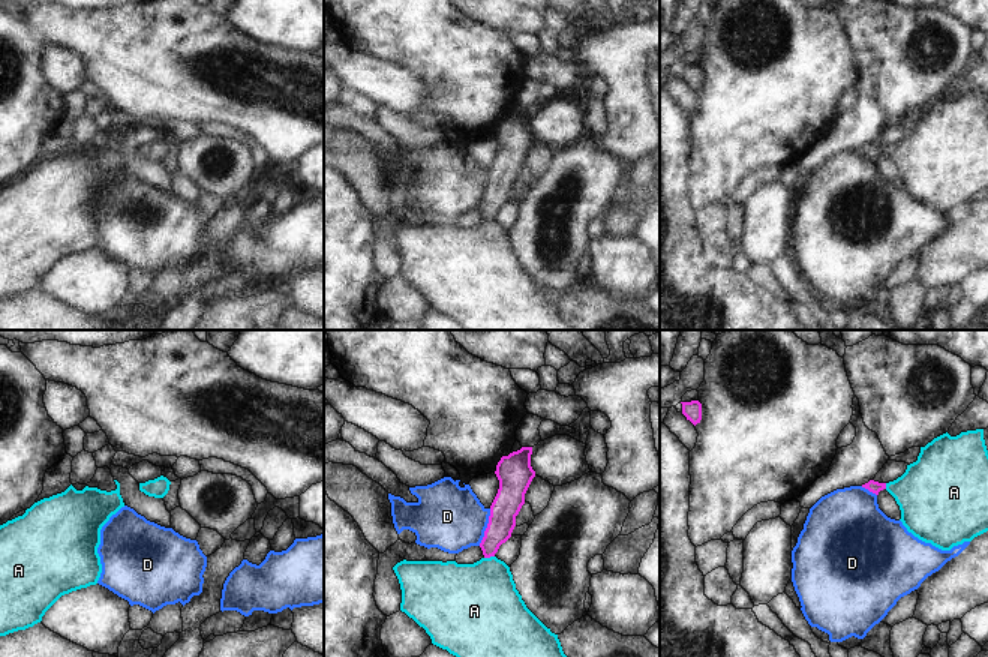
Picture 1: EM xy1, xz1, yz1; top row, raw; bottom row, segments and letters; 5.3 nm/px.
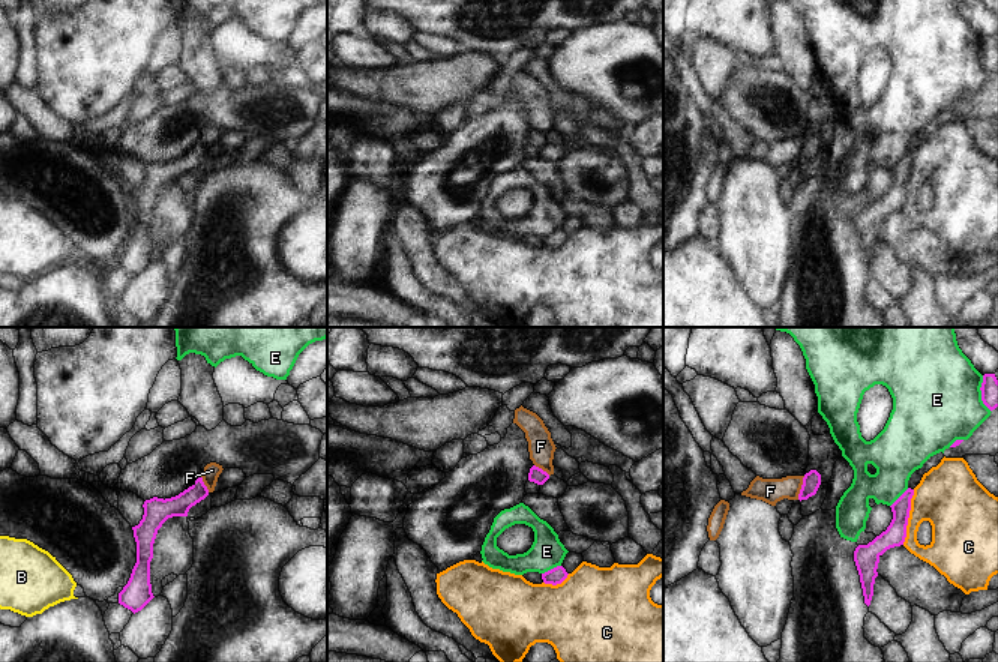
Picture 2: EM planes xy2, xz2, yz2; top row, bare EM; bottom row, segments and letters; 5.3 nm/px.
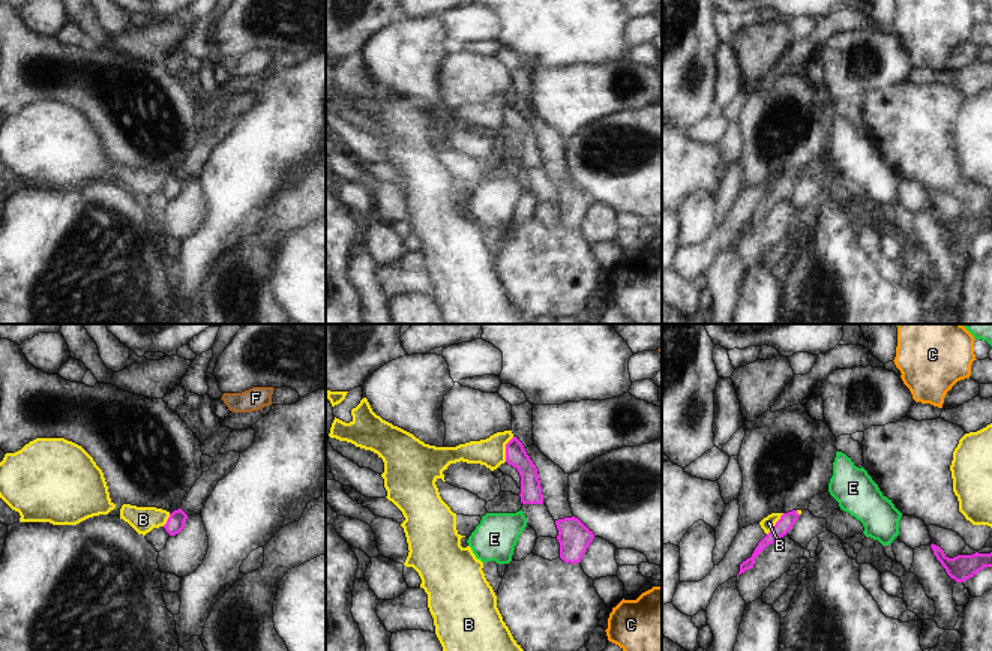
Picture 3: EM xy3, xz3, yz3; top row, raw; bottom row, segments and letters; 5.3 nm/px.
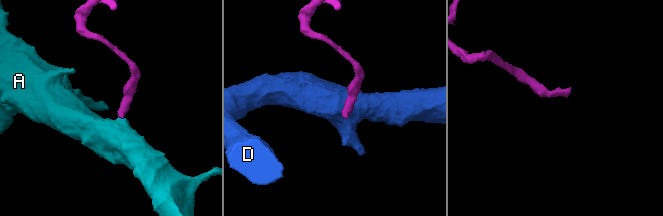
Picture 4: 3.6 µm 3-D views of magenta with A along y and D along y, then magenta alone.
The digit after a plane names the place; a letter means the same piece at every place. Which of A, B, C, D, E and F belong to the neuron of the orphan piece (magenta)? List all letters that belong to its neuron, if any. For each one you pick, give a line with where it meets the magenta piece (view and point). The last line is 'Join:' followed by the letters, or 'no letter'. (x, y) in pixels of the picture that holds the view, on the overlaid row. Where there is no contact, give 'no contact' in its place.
A: meets magenta in xz1 at (489, 557)
Join: A

